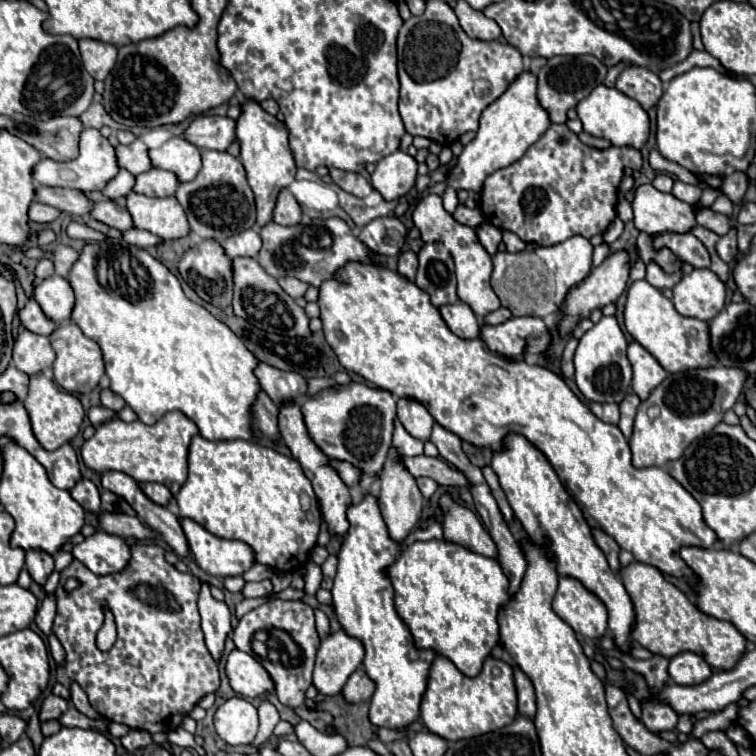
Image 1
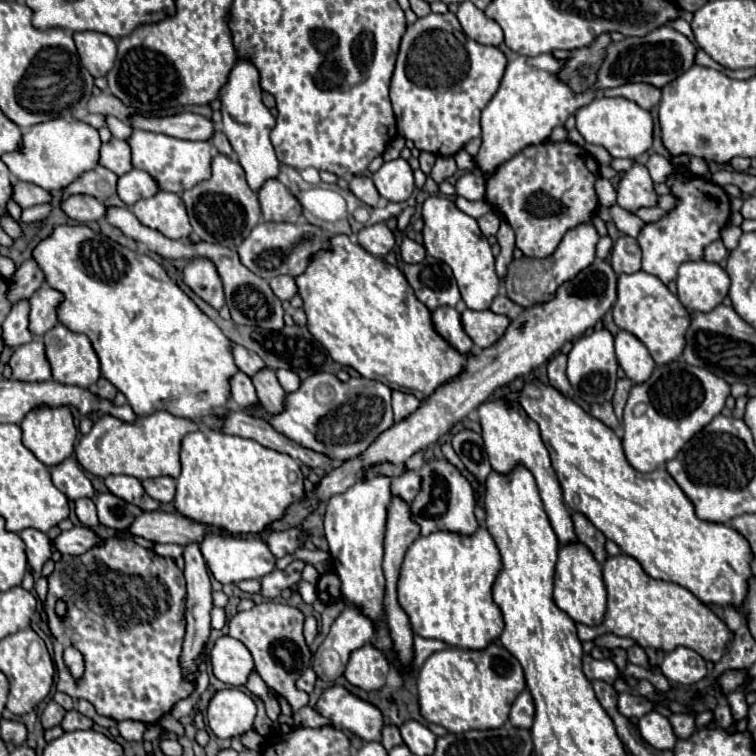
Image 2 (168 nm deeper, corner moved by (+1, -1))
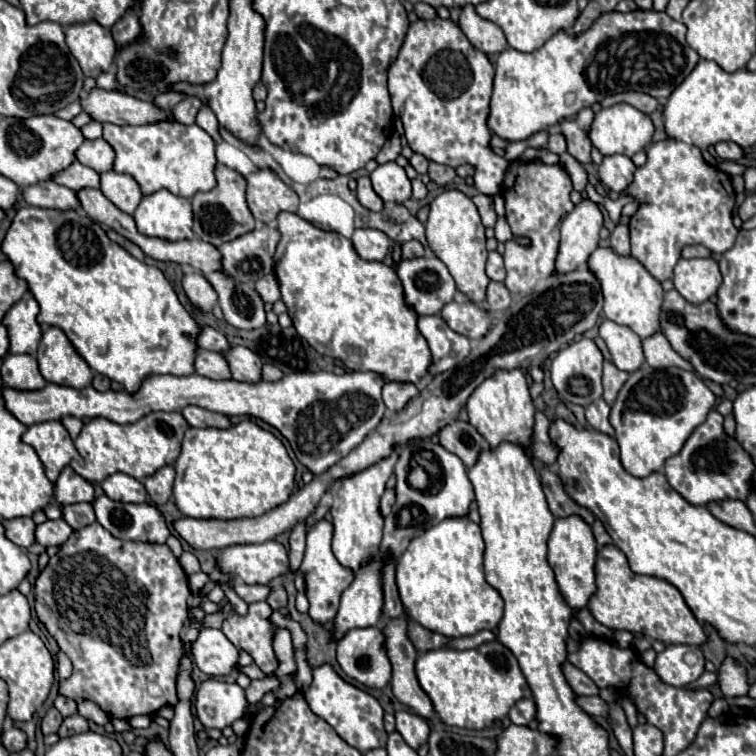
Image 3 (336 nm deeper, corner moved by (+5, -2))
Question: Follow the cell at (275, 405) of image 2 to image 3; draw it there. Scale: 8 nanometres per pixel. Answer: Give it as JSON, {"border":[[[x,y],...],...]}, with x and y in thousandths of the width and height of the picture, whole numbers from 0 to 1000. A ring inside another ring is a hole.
{"border":[[[308,456],[306,462],[300,462],[295,467],[295,472],[303,480],[303,491],[306,491],[308,501],[327,504],[327,507],[345,504],[345,483],[348,480],[340,472],[340,467],[335,467],[332,462],[327,462],[321,456]]]}

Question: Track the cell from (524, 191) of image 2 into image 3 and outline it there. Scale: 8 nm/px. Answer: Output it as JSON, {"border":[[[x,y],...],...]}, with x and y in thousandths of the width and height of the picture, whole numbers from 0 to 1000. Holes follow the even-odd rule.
{"border":[[[679,213],[668,239],[665,239],[665,261],[671,274],[671,292],[679,306],[679,311],[697,311],[702,316],[702,327],[689,327],[681,321],[681,316],[668,321],[668,380],[676,388],[700,388],[713,369],[724,369],[729,364],[737,364],[734,358],[734,340],[739,332],[739,295],[750,287],[750,282],[758,279],[758,269],[753,263],[753,255],[758,253],[755,237],[747,229],[742,218],[721,218],[721,216],[692,216]]]}

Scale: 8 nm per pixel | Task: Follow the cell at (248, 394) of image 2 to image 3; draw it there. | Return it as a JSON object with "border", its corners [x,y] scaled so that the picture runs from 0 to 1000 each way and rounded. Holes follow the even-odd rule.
{"border":[[[261,462],[258,467],[258,493],[266,493],[271,499],[282,501],[306,501],[300,478],[292,467],[282,467],[274,462]]]}

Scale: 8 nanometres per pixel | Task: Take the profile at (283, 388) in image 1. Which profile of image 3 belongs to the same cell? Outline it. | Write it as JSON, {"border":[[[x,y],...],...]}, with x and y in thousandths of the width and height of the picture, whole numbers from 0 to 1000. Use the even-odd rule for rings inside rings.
{"border":[[[266,433],[266,440],[261,446],[261,456],[266,462],[276,462],[276,464],[287,464],[287,467],[295,467],[306,459],[306,454],[295,446],[295,440],[284,438],[282,433]]]}

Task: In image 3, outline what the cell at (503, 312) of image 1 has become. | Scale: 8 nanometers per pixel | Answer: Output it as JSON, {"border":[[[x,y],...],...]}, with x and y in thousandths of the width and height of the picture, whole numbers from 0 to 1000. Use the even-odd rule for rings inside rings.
{"border":[[[649,372],[644,377],[644,393],[642,396],[649,403],[649,409],[655,409],[655,411],[671,409],[673,401],[676,401],[676,390],[673,390],[671,380],[665,374],[660,374],[660,372]]]}

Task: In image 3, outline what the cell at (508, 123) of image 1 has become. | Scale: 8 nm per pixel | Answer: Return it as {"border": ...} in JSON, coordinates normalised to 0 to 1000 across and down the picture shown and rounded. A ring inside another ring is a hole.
{"border":[[[803,15],[795,17],[784,33],[771,41],[769,46],[758,46],[755,41],[737,41],[716,65],[705,70],[689,70],[684,65],[668,65],[660,70],[655,86],[655,110],[649,126],[649,152],[647,152],[647,171],[671,184],[671,187],[692,187],[710,173],[726,171],[737,165],[750,152],[763,152],[769,144],[795,136],[803,126],[824,123],[835,118],[835,97],[837,97],[837,120],[858,123],[869,131],[882,131],[896,112],[919,91],[925,73],[911,62],[906,54],[906,33],[888,25],[882,17],[872,15]]]}

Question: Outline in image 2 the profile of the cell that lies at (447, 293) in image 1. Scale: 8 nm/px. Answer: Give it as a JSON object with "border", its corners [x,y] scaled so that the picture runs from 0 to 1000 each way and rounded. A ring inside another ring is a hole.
{"border":[[[565,339],[554,349],[538,349],[533,362],[549,384],[549,392],[567,410],[581,405],[602,405],[610,397],[597,354],[573,339]]]}

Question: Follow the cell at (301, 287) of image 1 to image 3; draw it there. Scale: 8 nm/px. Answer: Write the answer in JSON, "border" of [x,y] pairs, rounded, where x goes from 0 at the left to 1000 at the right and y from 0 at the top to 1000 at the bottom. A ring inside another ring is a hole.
{"border":[[[356,364],[356,366],[345,366],[335,374],[335,380],[340,382],[340,388],[345,390],[345,396],[351,401],[364,401],[372,396],[372,388],[369,388],[369,374],[364,369],[364,364]]]}

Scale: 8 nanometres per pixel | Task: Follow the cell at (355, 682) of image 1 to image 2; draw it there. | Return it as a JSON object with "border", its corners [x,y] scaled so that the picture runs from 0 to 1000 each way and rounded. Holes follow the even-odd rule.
{"border":[[[485,852],[464,865],[456,884],[456,897],[467,907],[488,915],[501,913],[509,905],[515,886],[517,886],[515,873],[493,852]]]}

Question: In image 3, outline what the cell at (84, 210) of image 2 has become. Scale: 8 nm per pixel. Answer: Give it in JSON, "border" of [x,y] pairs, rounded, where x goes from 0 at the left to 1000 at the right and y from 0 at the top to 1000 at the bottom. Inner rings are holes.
{"border":[[[52,239],[49,245],[38,245],[28,250],[28,261],[46,274],[65,274],[65,276],[102,276],[102,255],[73,239]]]}

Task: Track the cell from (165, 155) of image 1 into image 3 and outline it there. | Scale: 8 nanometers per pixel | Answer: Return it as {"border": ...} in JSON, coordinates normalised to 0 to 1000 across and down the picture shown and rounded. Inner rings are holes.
{"border":[[[208,160],[197,165],[149,165],[136,163],[136,184],[152,200],[149,226],[173,231],[189,258],[224,250],[229,258],[253,263],[263,253],[276,253],[284,239],[284,187],[263,165],[239,165],[234,160]]]}

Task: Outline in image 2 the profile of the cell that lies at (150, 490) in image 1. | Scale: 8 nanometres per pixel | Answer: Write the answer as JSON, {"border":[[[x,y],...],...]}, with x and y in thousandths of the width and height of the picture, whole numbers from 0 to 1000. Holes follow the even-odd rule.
{"border":[[[210,630],[210,632],[200,632],[200,635],[189,635],[187,640],[189,640],[192,651],[202,661],[208,661],[213,667],[226,664],[229,656],[231,656],[231,635],[224,632],[224,630]]]}

